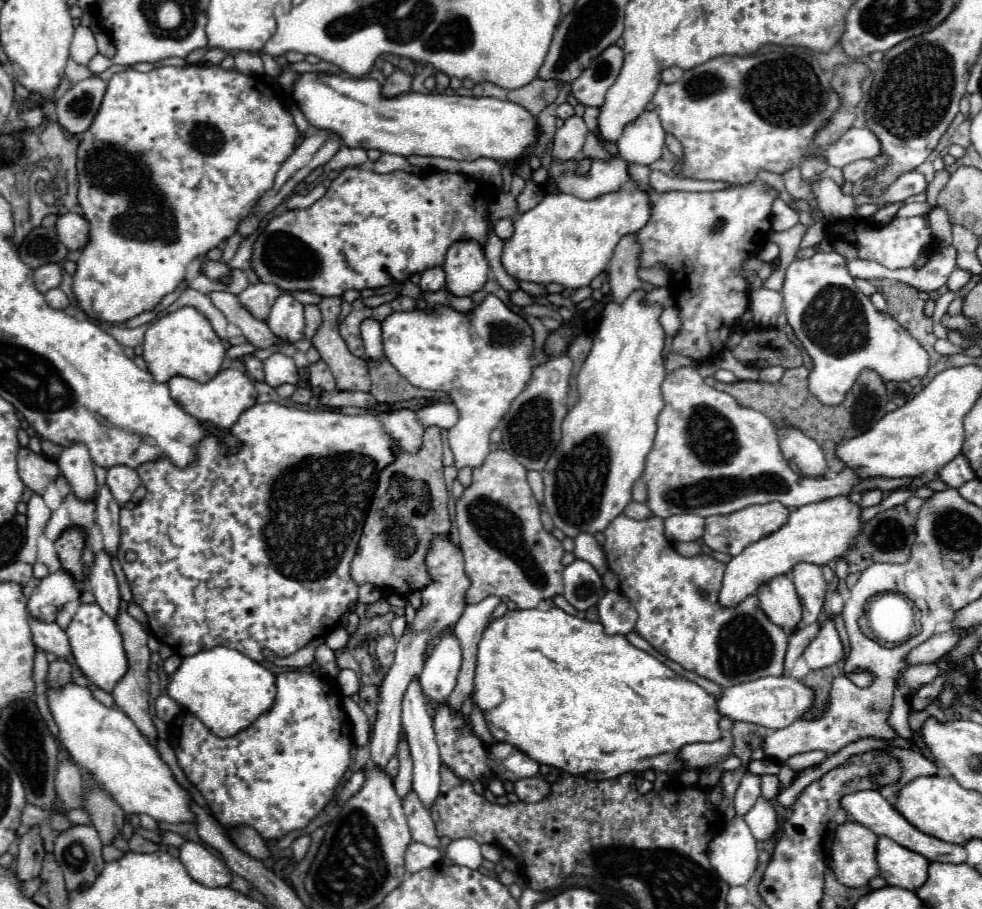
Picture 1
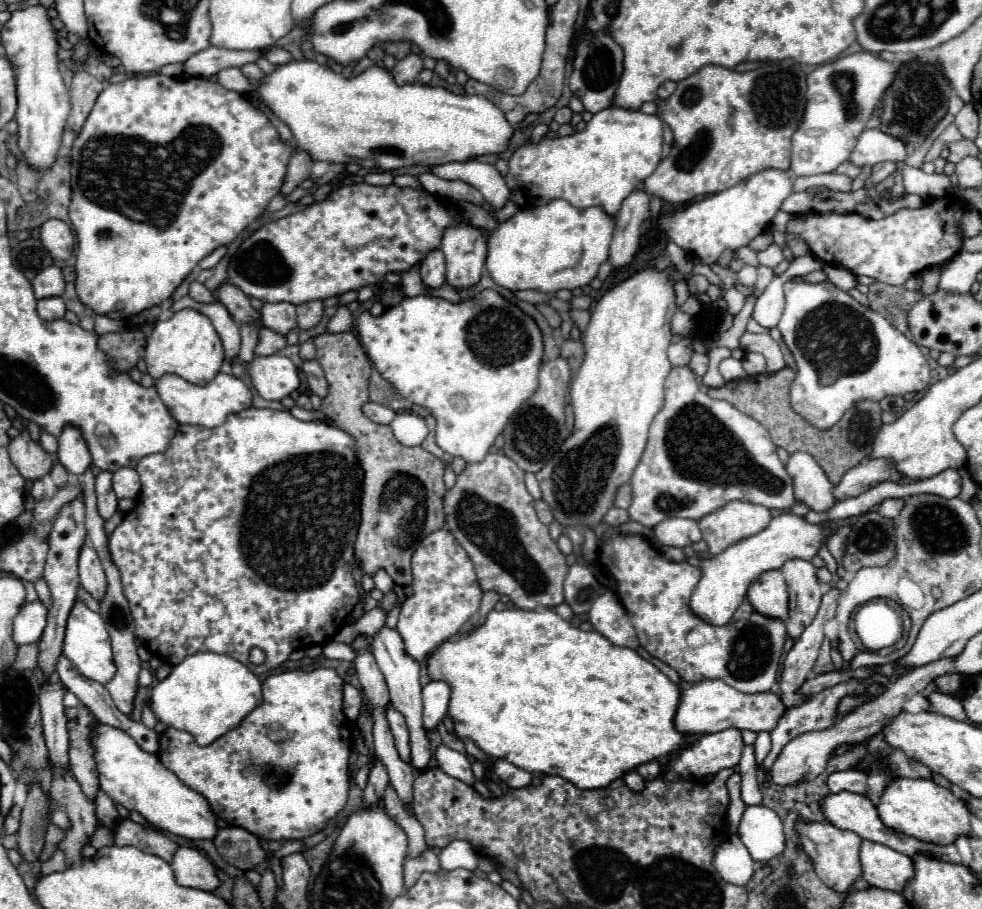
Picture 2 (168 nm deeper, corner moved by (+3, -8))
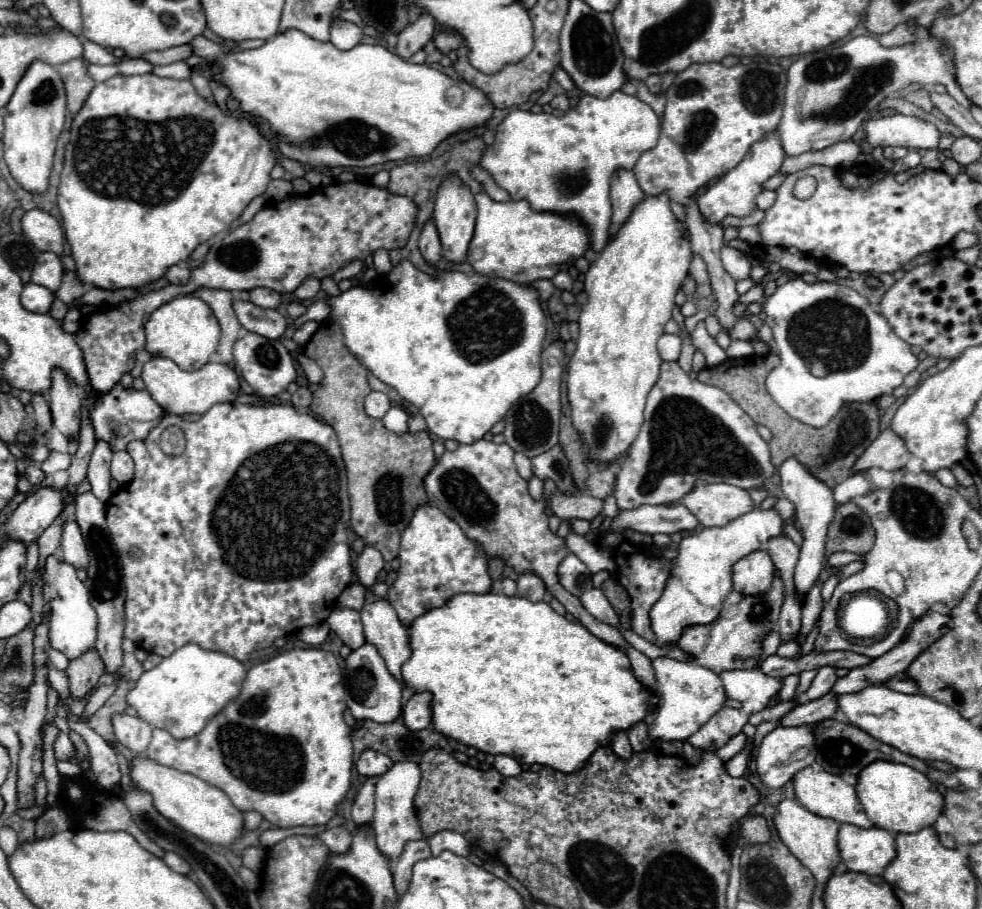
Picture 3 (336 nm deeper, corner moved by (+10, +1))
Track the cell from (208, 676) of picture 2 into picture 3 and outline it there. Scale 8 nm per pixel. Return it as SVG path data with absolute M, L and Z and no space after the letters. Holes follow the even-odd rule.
M185 644L163 658L161 664L141 674L135 688L127 694L127 704L153 728L167 730L173 738L189 738L201 732L201 728L239 694L243 678L245 666L239 660L221 652L203 650L197 644Z

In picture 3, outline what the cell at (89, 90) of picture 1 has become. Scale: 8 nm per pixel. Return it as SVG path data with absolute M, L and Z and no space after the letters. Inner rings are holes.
M81 58L57 66L57 72L61 74L61 80L67 90L67 108L71 114L77 114L85 104L89 92L93 90L95 80L87 74L87 64Z

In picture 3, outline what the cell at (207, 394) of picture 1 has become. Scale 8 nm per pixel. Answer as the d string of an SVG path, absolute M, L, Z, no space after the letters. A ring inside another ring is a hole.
M153 356L149 362L145 362L141 378L145 382L147 392L153 396L153 400L169 414L203 414L213 404L233 402L239 394L239 376L227 364L207 362L199 370L187 372L187 370L181 370L169 358Z

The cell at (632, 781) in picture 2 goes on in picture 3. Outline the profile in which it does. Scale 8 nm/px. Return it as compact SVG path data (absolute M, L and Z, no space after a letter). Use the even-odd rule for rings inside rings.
M615 732L615 734L613 734L613 738L611 738L611 748L613 748L613 752L617 752L617 756L621 756L623 760L627 760L627 758L633 754L631 744L629 744L629 738L627 738L625 732Z

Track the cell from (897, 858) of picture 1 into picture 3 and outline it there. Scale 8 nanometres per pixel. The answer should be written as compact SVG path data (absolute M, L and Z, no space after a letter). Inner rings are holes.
M839 824L837 848L845 866L853 872L881 876L885 864L893 860L893 834L881 828L859 828L853 824Z

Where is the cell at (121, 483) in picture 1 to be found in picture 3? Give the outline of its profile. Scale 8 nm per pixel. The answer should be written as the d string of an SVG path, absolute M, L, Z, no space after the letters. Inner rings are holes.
M121 450L121 452L113 452L113 460L111 460L111 476L121 484L129 484L133 480L133 460L131 456Z

